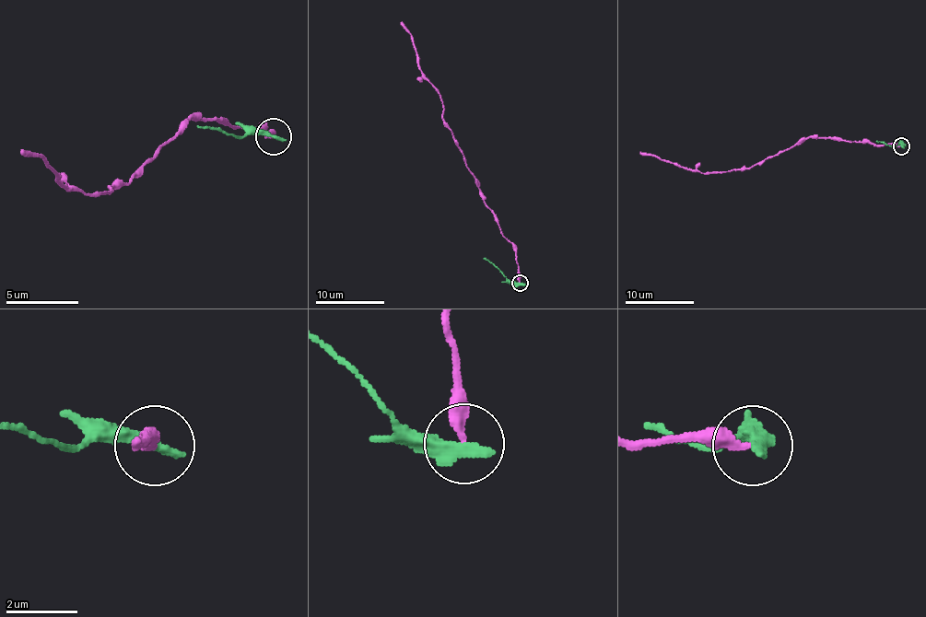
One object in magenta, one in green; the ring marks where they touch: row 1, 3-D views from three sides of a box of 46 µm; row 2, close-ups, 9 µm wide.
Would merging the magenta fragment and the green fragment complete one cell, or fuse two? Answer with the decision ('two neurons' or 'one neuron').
two neurons

